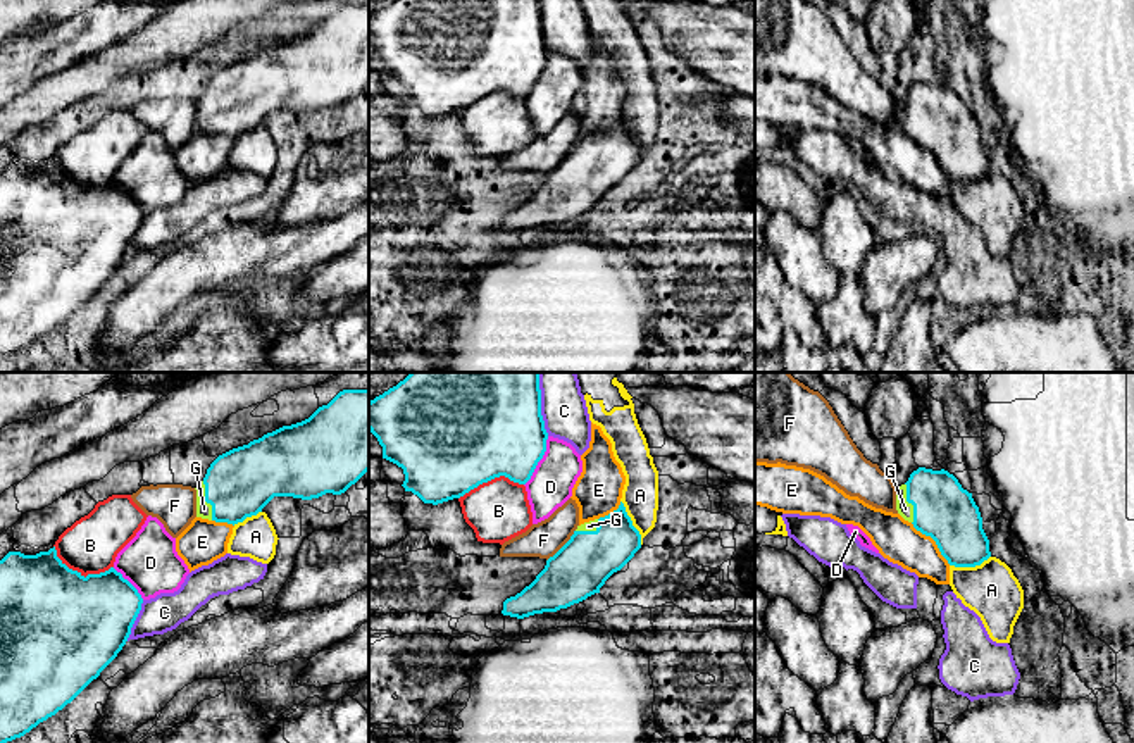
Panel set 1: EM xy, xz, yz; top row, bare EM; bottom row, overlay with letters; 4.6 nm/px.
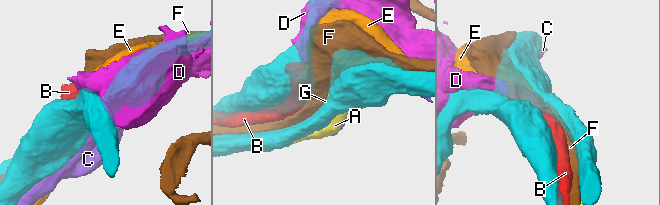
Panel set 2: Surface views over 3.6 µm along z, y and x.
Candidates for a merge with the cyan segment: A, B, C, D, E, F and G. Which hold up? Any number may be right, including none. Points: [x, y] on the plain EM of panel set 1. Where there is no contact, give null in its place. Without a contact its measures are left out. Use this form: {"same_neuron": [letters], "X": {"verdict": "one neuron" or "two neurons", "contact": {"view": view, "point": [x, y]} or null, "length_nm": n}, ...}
{"same_neuron": ["G"], "A": {"verdict": "two neurons", "contact": {"view": "xz", "point": [631, 137]}, "length_nm": 220}, "B": {"verdict": "two neurons", "contact": {"view": "xy", "point": [80, 187]}, "length_nm": 300}, "C": {"verdict": "two neurons", "contact": {"view": "xz", "point": [540, 24]}, "length_nm": 240}, "D": {"verdict": "two neurons", "contact": {"view": "xz", "point": [540, 73]}, "length_nm": 260}, "E": {"verdict": "two neurons", "contact": {"view": "yz", "point": [934, 154]}, "length_nm": 280}, "F": {"verdict": "two neurons", "contact": {"view": "xz", "point": [564, 159]}, "length_nm": 200}, "G": {"verdict": "one neuron", "contact": {"view": "xy", "point": [205, 114]}, "length_nm": 190}}

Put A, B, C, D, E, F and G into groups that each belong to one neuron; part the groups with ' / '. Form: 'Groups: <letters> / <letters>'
Groups: A C E F / B D / G

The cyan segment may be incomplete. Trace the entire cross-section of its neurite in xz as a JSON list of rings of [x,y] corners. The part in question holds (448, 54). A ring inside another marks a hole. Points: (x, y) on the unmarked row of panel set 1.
[[[393,0],[369,16],[369,45],[383,60],[383,72],[403,83],[405,105],[433,119],[460,112],[500,90],[526,98],[548,53],[539,0]]]

